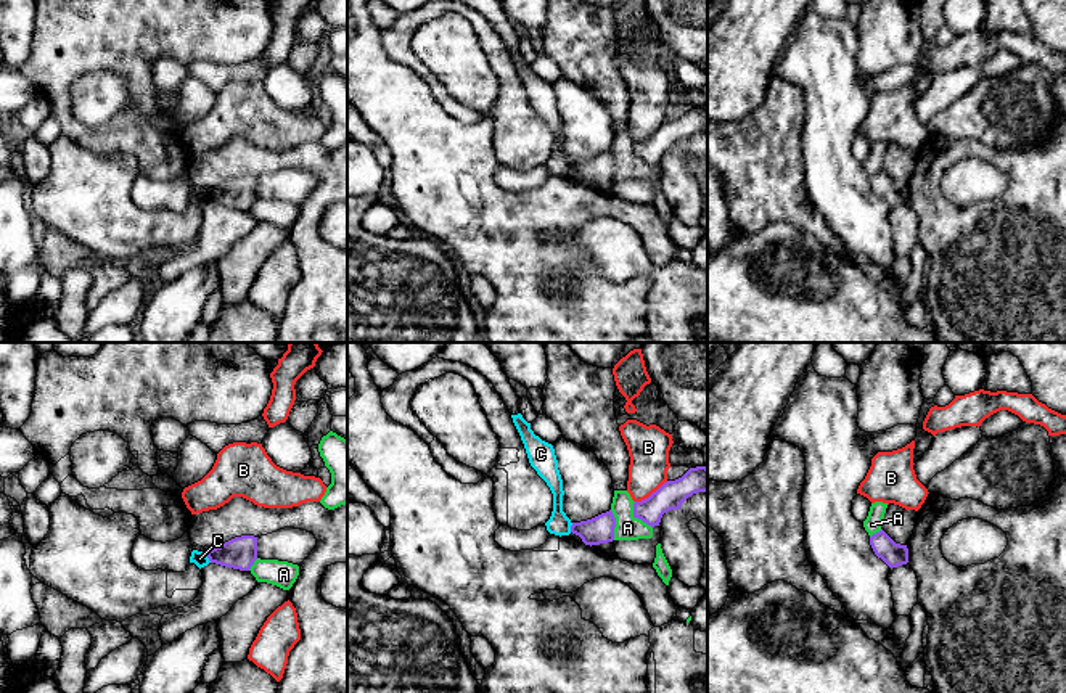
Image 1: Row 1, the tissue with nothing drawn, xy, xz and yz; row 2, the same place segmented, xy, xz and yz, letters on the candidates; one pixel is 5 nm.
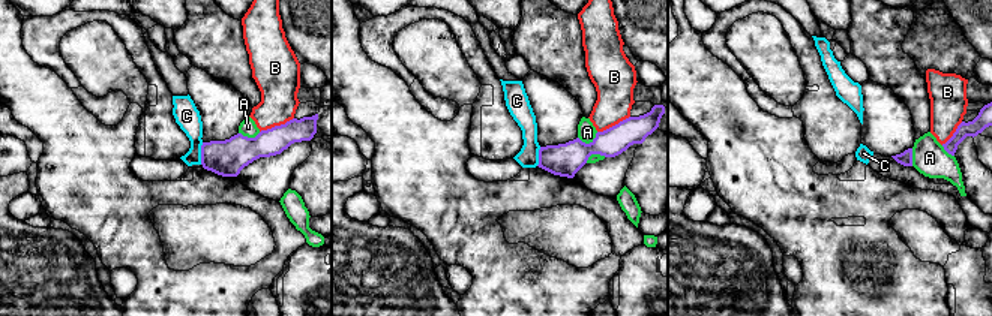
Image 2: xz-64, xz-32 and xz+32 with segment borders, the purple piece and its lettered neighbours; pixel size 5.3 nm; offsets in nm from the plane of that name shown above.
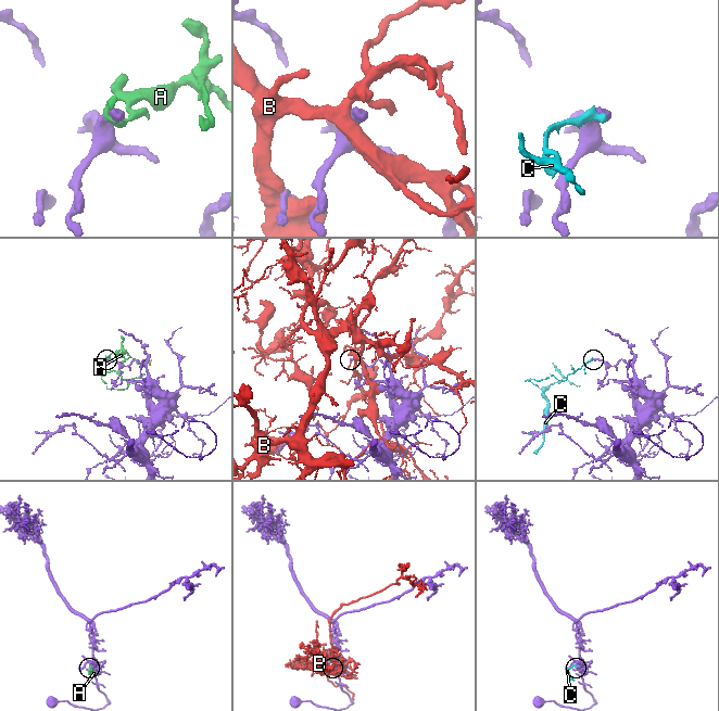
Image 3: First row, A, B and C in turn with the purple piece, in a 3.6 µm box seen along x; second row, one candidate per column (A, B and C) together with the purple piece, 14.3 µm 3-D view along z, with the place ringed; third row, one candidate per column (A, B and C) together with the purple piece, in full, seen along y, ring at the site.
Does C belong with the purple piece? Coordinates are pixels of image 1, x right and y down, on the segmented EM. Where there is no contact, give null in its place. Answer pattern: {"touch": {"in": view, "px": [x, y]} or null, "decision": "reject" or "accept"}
{"touch": {"in": "xy", "px": [208, 557]}, "decision": "reject"}

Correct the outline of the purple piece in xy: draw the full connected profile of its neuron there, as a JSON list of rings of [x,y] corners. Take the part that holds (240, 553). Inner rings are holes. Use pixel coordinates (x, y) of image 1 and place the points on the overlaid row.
[[[241,535],[235,537],[220,547],[207,552],[211,563],[233,568],[240,571],[249,571],[257,560],[257,537]]]

